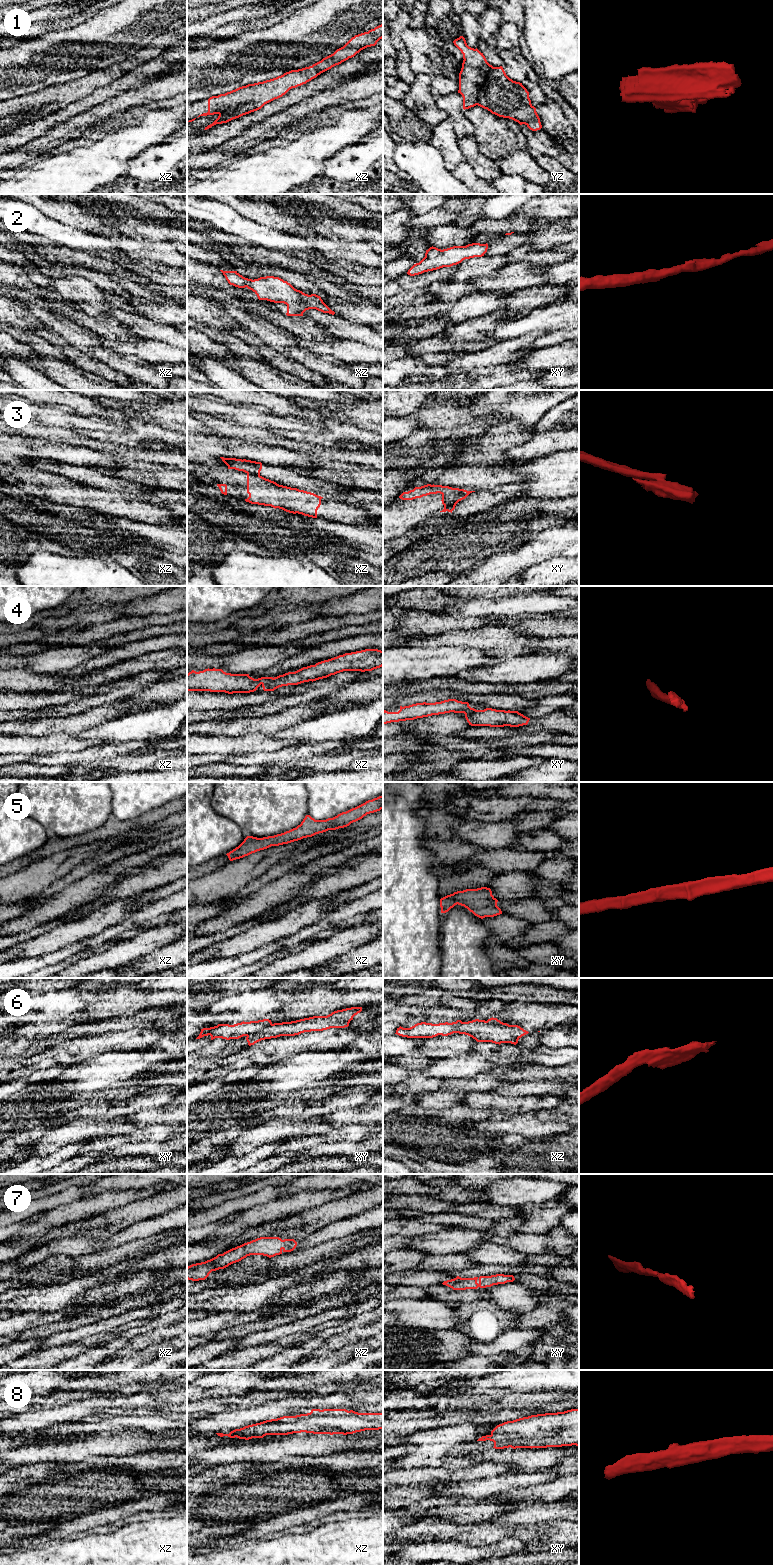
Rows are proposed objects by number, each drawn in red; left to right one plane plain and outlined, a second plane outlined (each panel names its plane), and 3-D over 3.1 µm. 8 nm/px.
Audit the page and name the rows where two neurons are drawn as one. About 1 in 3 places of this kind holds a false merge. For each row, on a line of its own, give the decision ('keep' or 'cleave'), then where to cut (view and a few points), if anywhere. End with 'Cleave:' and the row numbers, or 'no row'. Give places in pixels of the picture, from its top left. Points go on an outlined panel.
1: keep; cut none
2: keep; cut none
3: cleave; cut xz (247, 472), (259, 475)
4: keep; cut none
5: keep; cut none
6: cleave; cut xy (271, 1023), (247, 1036)
7: keep; cut none
8: keep; cut none
Cleave: 3, 6

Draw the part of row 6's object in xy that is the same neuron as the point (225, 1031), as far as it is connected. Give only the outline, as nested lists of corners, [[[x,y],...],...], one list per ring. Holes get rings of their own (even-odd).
[[[263,1019],[258,1021],[241,1022],[234,1025],[218,1024],[217,1026],[210,1028],[203,1028],[199,1036],[196,1039],[200,1039],[204,1036],[211,1036],[211,1040],[215,1038],[222,1038],[226,1040],[239,1039],[243,1036],[249,1036],[260,1032],[266,1026],[272,1024],[271,1020]]]

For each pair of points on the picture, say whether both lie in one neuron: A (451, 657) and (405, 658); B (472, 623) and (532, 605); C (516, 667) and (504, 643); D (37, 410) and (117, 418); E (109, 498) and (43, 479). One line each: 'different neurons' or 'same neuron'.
A: same neuron
B: different neurons
C: different neurons
D: same neuron
E: same neuron

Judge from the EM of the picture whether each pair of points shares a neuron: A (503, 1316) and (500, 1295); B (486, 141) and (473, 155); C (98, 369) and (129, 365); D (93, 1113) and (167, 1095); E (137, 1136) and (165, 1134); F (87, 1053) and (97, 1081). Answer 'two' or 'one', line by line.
A: two
B: two
C: two
D: one
E: one
F: two

